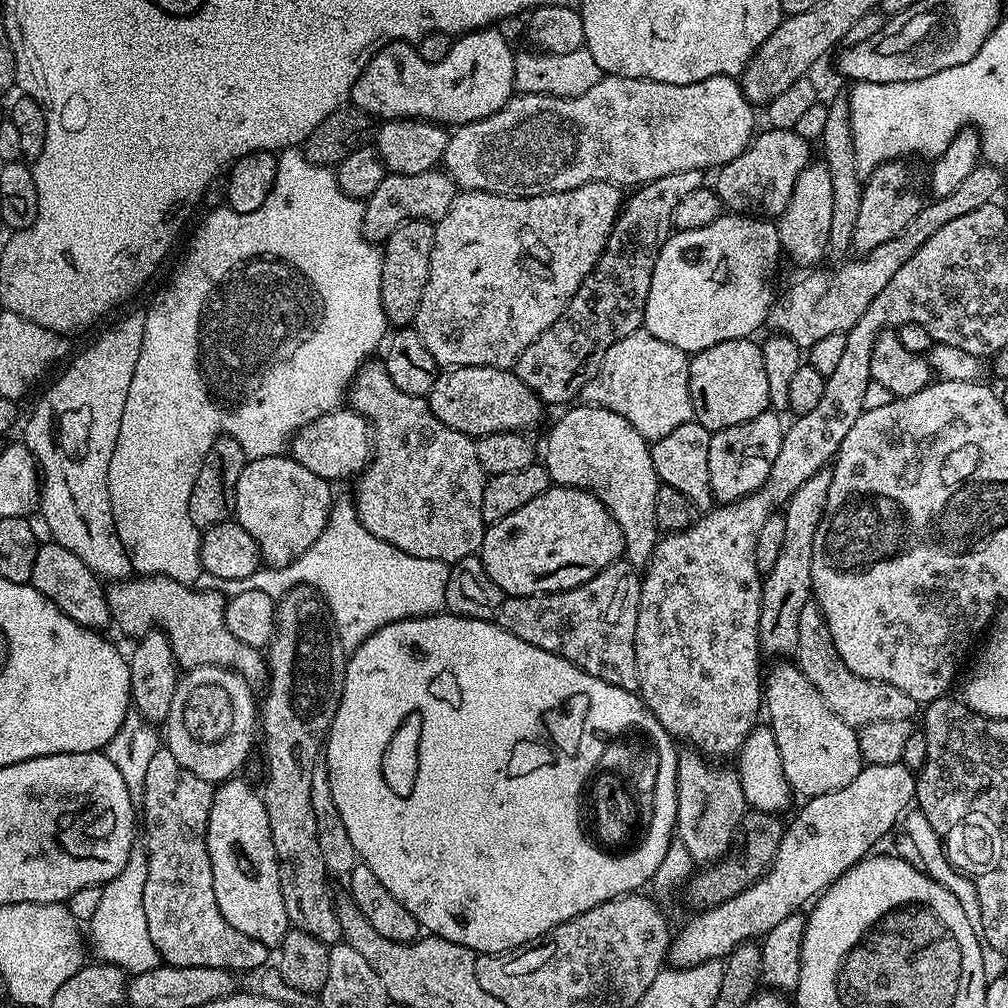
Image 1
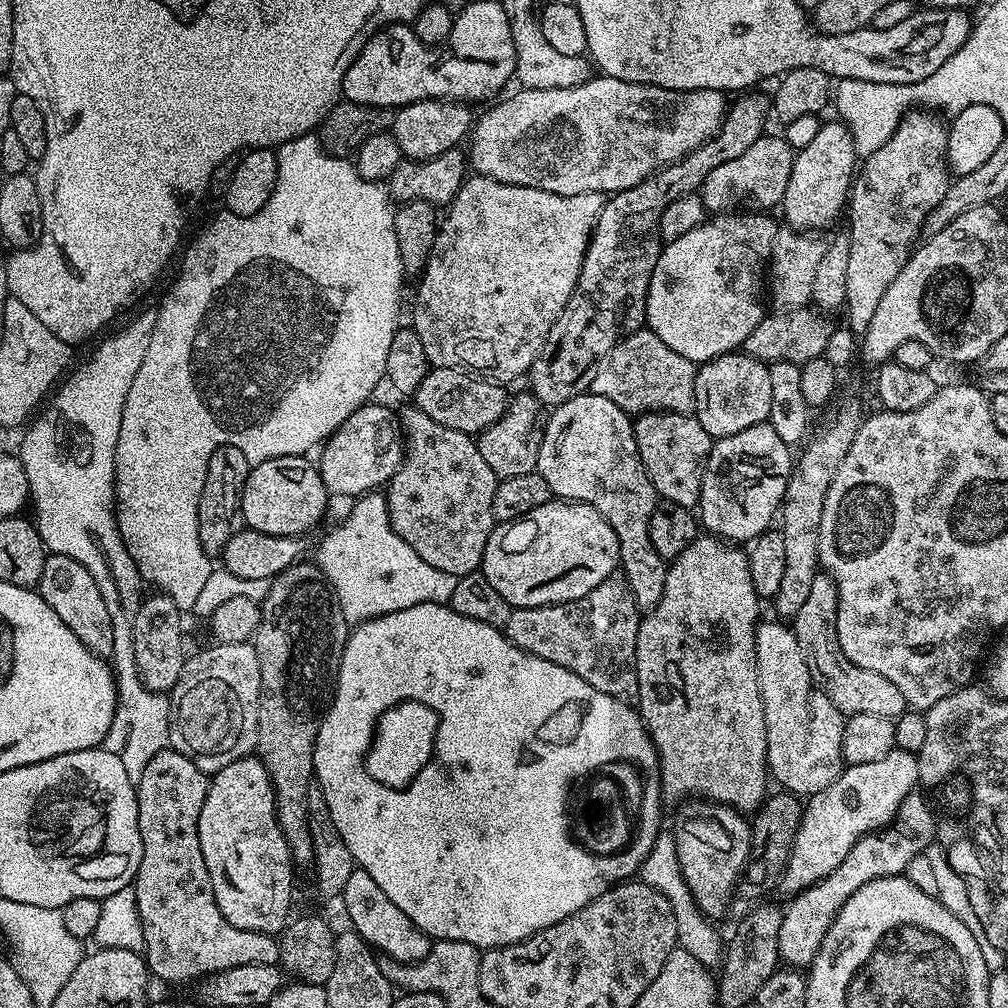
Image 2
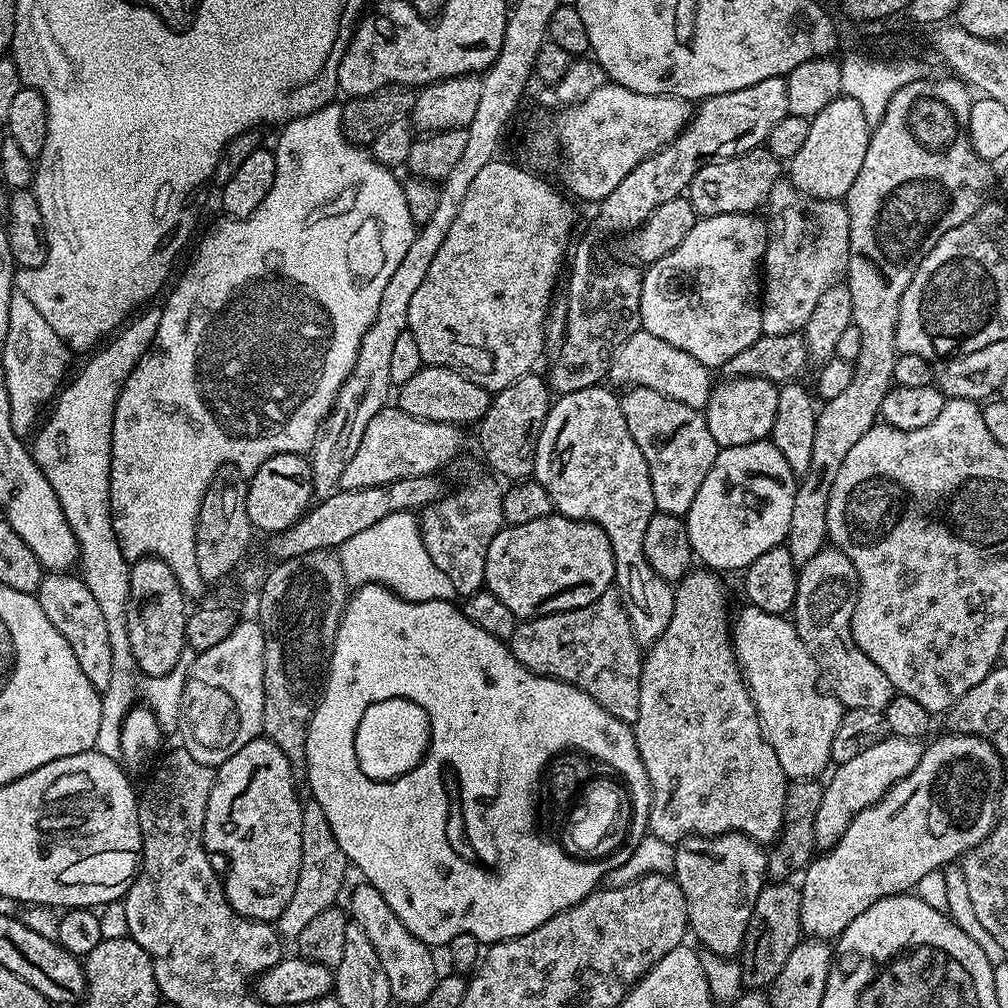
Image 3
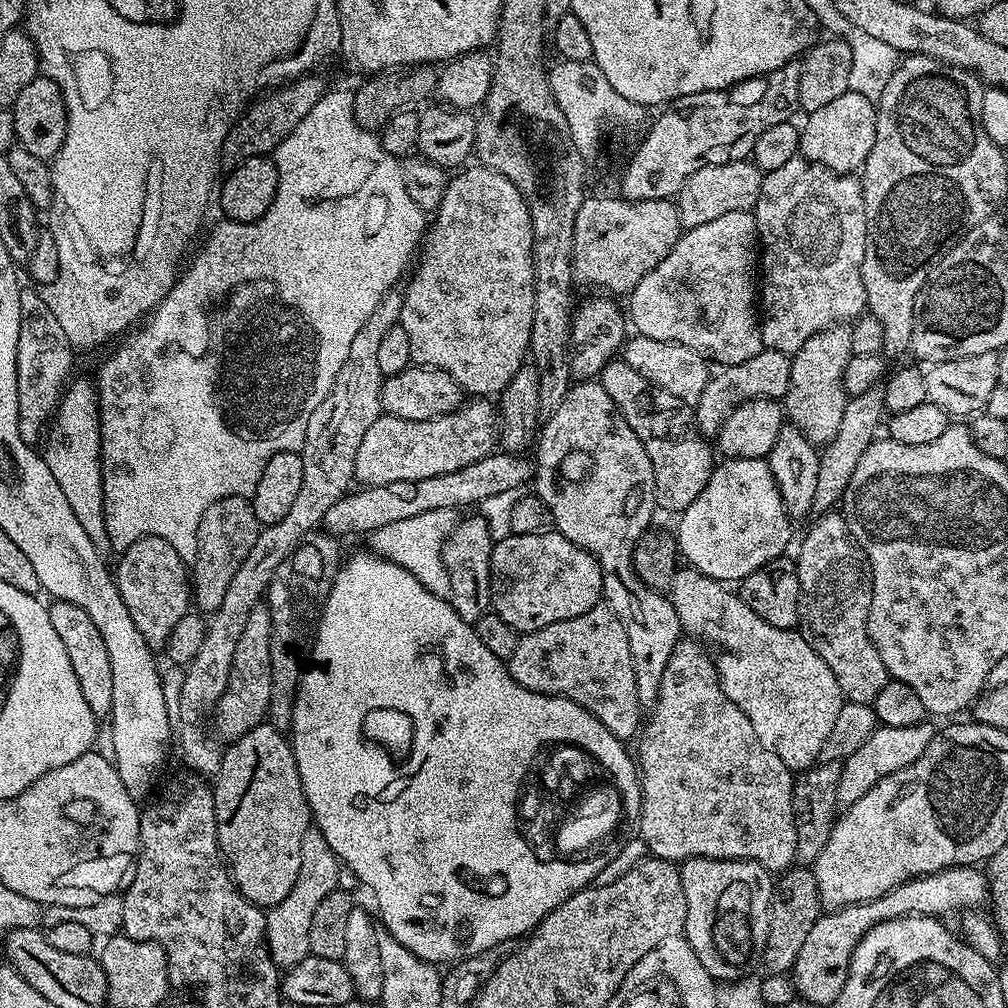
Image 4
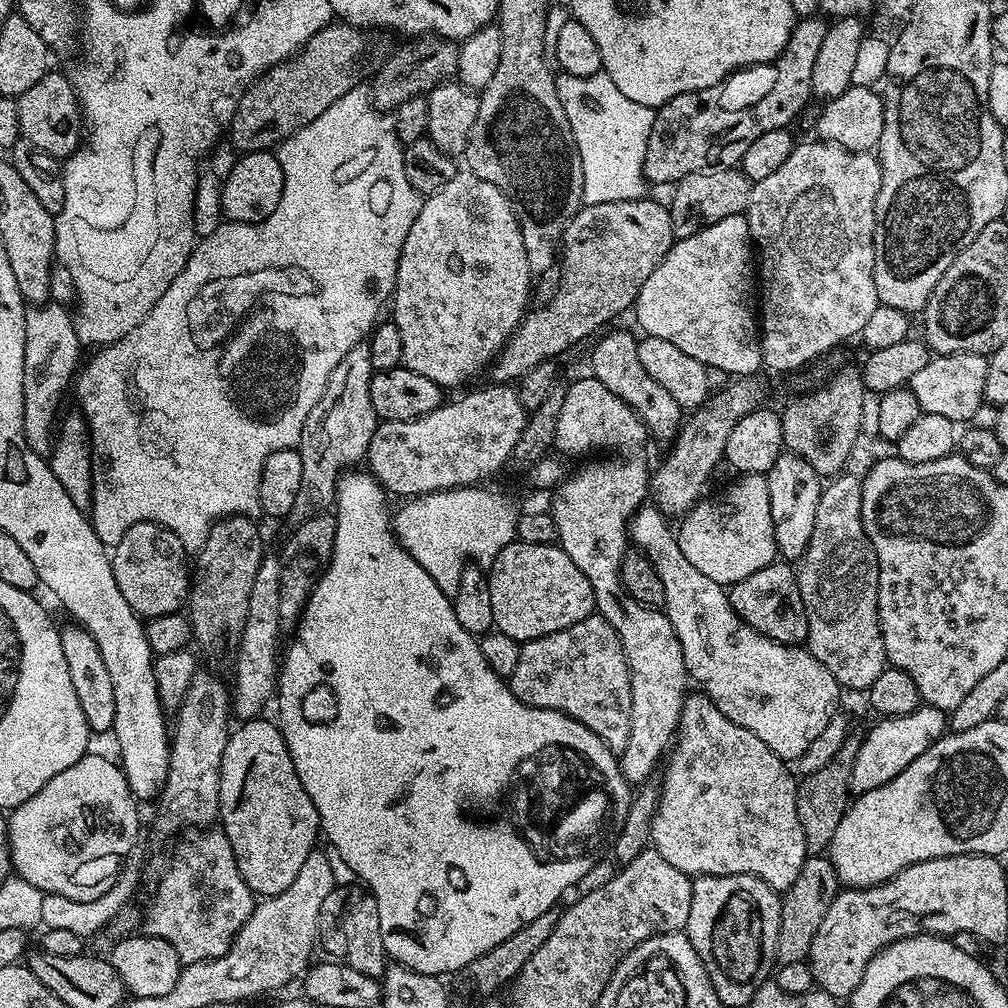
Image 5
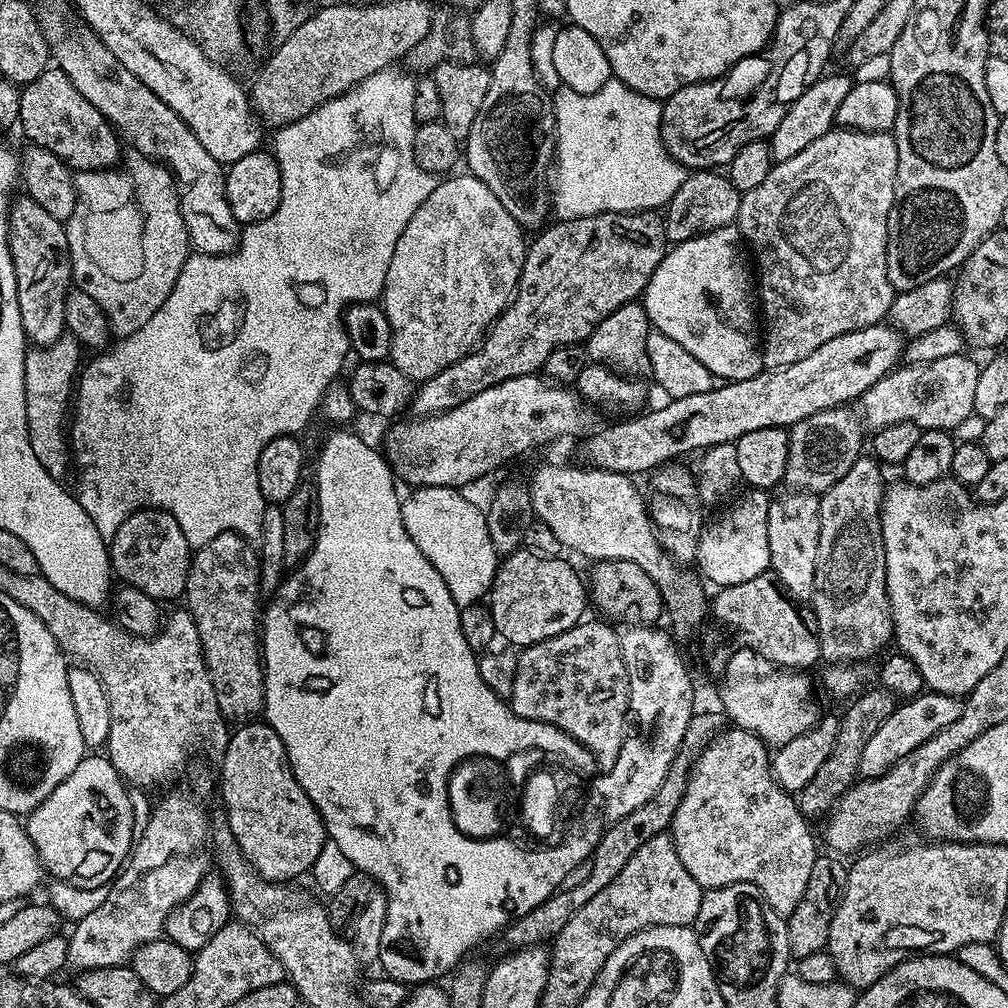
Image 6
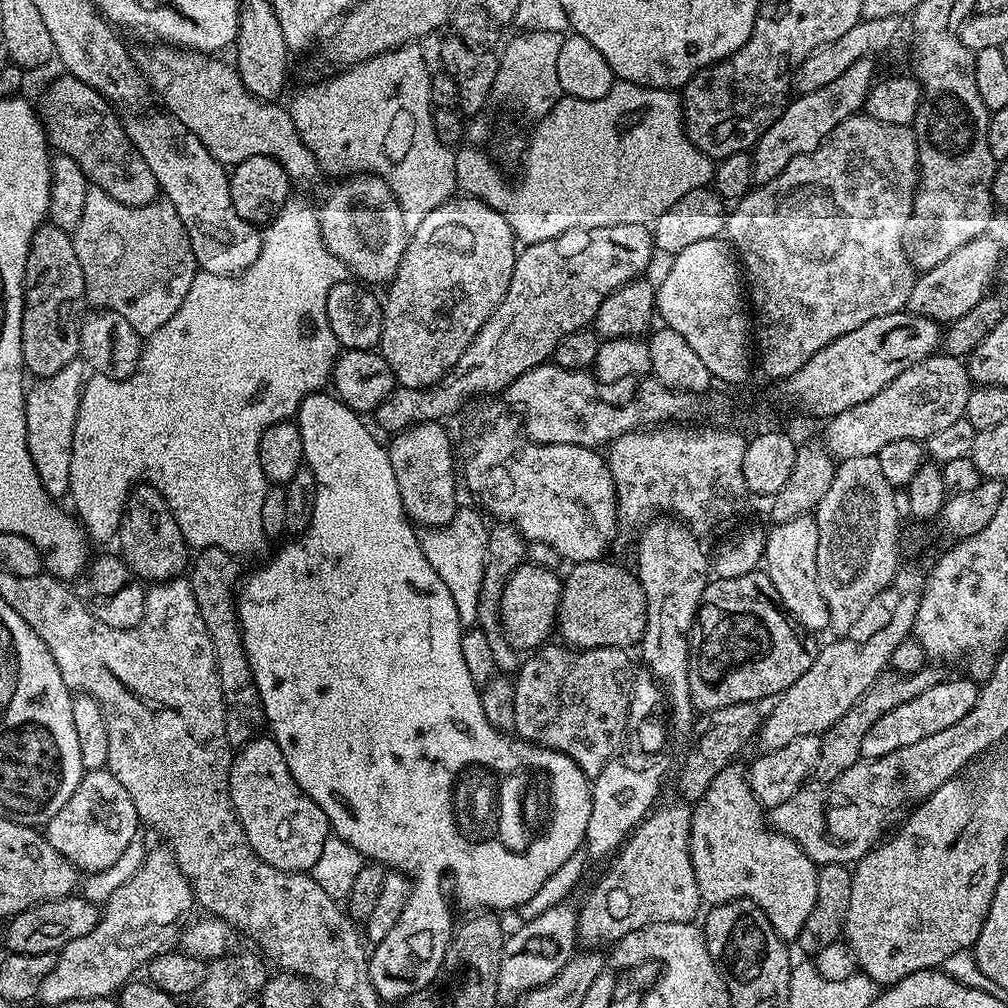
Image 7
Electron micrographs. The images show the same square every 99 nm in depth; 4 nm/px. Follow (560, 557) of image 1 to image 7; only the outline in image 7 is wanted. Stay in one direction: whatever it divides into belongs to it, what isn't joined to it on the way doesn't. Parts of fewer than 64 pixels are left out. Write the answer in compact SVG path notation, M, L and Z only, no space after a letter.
M525 562L514 574L510 574L510 582L506 582L506 590L502 590L502 606L500 621L504 633L513 648L517 650L535 650L553 635L556 628L556 611L560 608L561 577L550 568L534 566Z

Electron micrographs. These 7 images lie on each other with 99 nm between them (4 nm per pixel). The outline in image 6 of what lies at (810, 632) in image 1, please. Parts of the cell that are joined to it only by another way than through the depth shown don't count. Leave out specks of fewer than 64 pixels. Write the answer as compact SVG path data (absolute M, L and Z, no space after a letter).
M861 458L820 496L820 537L818 558L814 558L814 588L810 601L811 619L820 639L820 654L828 662L868 662L875 652L883 653L892 635L892 611L886 590L886 550L882 546L880 501L886 479L875 459Z

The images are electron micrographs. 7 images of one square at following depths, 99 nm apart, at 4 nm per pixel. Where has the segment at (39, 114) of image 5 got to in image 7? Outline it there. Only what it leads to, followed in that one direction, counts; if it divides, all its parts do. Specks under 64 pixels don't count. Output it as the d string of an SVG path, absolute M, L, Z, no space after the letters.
M60 74L38 103L38 115L49 145L59 155L74 158L91 187L102 189L110 199L126 206L141 208L157 199L160 187L150 166L146 166L146 158L138 154L138 146L130 142L124 120L116 117L115 111L86 82L67 74Z

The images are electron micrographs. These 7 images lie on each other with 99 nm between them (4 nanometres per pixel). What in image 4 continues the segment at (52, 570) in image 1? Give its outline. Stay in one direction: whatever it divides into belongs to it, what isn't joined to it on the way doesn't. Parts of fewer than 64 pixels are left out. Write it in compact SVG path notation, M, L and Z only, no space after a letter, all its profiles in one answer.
M53 599L51 603L47 605L50 626L54 626L58 638L62 638L62 646L66 646L66 655L70 657L70 666L74 666L74 678L78 678L78 687L82 689L82 698L86 698L86 706L90 706L97 718L111 717L114 673L110 671L110 654L106 654L106 642L102 642L98 626L90 622L90 614L86 614L75 599Z

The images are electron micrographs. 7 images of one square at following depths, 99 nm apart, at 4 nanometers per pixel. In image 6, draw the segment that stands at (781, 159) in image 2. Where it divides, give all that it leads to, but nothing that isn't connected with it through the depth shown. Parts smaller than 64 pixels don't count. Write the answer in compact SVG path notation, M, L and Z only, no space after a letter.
M693 171L686 178L686 182L678 186L678 194L674 194L674 198L663 209L662 223L665 237L672 244L680 244L683 240L701 236L710 230L735 225L741 195L741 192L728 181L727 175L719 171Z

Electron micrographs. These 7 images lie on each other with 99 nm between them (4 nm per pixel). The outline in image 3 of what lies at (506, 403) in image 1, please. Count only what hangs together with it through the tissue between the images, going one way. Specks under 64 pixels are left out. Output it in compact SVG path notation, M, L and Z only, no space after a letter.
M422 366L418 374L414 374L414 378L399 385L394 404L419 420L465 426L464 424L475 425L481 420L488 409L489 399L490 393L487 388L478 386L478 382L474 382L457 369Z

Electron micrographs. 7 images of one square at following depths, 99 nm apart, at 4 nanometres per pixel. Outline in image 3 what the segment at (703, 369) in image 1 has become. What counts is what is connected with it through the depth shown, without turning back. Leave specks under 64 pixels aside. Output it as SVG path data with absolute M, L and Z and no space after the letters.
M738 376L717 383L713 387L708 404L702 411L706 418L706 426L721 448L730 446L746 446L746 442L758 442L771 437L774 426L774 413L778 410L779 387L766 378Z

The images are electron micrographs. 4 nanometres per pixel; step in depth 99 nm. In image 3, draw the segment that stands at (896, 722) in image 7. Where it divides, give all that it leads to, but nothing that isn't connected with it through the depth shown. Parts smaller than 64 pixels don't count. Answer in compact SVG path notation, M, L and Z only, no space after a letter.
M889 734L874 746L862 750L862 754L854 754L850 762L836 764L831 769L832 777L824 784L822 806L818 806L818 818L815 819L817 849L833 848L858 813L878 803L896 783L910 774L910 770L914 770L914 766L918 766L924 757L924 750L925 745L921 741Z

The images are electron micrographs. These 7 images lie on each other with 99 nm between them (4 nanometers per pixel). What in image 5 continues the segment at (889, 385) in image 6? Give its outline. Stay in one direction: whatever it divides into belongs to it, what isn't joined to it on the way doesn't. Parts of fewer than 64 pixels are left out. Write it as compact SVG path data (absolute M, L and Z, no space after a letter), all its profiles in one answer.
M955 352L949 356L933 355L910 382L910 389L920 403L921 413L942 414L957 422L971 421L972 415L985 403L988 356L979 352Z

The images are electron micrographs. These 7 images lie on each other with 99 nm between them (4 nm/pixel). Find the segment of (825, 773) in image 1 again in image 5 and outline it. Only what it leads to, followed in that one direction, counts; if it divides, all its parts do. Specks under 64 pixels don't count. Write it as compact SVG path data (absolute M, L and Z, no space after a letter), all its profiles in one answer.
M655 506L641 507L632 518L630 525L630 540L644 555L650 558L658 578L662 578L664 591L663 611L668 613L674 626L674 634L678 634L678 642L682 646L685 669L693 681L701 684L703 695L708 696L734 722L743 728L749 728L774 754L778 754L785 762L795 760L808 749L810 744L826 730L830 718L837 715L836 703L840 700L842 689L840 684L814 658L807 647L779 644L766 638L758 630L754 630L745 620L740 618L728 601L725 585L714 582L714 578L706 578L702 570L698 570L682 554L680 541L668 529L669 521L663 512Z

